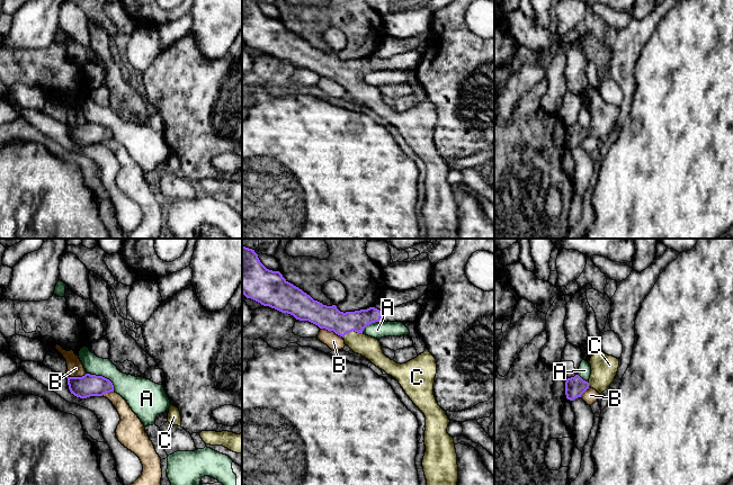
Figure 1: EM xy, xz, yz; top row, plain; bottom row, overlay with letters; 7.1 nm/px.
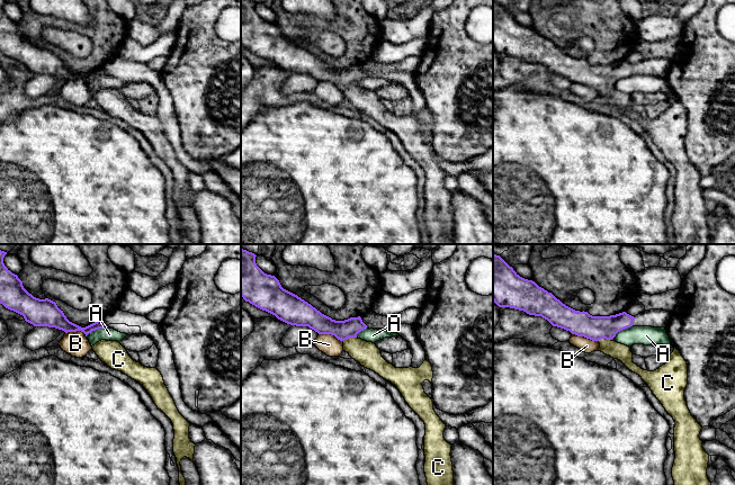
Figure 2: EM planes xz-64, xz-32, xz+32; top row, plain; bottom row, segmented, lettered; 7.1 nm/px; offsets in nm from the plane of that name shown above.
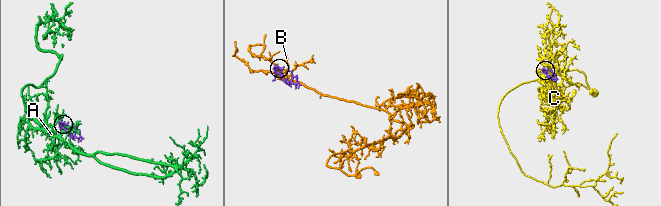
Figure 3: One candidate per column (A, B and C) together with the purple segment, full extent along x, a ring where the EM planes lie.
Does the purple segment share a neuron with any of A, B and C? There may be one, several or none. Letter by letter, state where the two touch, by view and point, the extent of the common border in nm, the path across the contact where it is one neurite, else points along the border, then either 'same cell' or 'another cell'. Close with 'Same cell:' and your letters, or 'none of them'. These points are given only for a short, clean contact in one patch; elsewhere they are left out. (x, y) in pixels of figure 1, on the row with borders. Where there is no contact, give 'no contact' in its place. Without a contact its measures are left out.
A: meets purple in xy at (104, 377); contact 240 nm long; another cell
B: meets purple in xz at (332, 330); contact 180 nm long; border along xz (321, 328), (333, 331), (342, 338); another cell
C: meets purple in xz at (351, 331); contact 150 nm long; runs through xz (329, 317), (345, 324), (351, 331), (368, 347); same cell
Same cell: C

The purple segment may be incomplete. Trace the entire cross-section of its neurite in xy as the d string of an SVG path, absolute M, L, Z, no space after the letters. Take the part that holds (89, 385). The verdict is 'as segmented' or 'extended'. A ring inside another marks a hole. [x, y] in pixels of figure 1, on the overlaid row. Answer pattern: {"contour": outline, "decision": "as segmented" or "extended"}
{"contour": "M86 374L82 377L66 376L66 378L71 394L80 398L102 396L106 393L114 392L113 383L102 376Z", "decision": "as segmented"}

